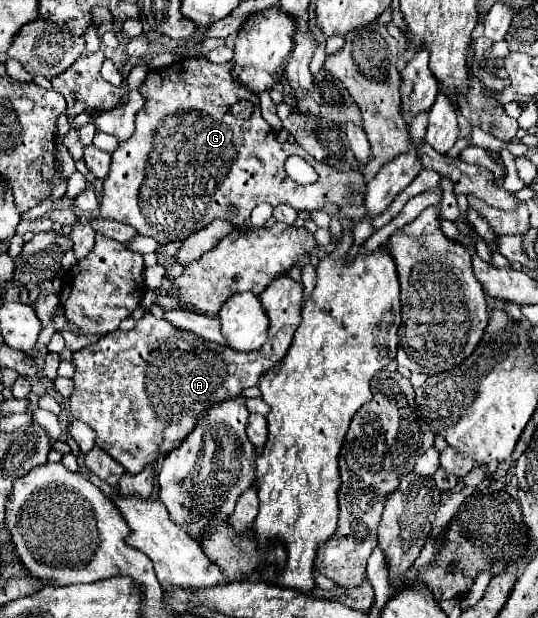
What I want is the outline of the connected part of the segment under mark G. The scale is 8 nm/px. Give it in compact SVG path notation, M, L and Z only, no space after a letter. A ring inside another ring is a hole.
M185 58L171 66L151 70L141 84L139 92L145 96L145 108L135 116L135 134L119 144L113 152L111 172L103 182L103 198L99 208L99 218L117 220L135 226L139 234L153 236L157 242L185 240L193 232L205 228L215 218L233 218L233 224L243 226L249 220L251 210L267 202L271 206L289 204L295 210L321 210L325 202L335 202L337 206L363 204L365 180L361 172L337 172L321 162L315 162L297 144L279 144L275 130L263 120L259 108L259 96L247 92L231 78L233 64L213 64L207 58ZM237 100L253 102L253 114L247 120L231 118L229 108ZM289 156L303 156L319 174L319 182L309 186L299 186L291 180L283 168Z

